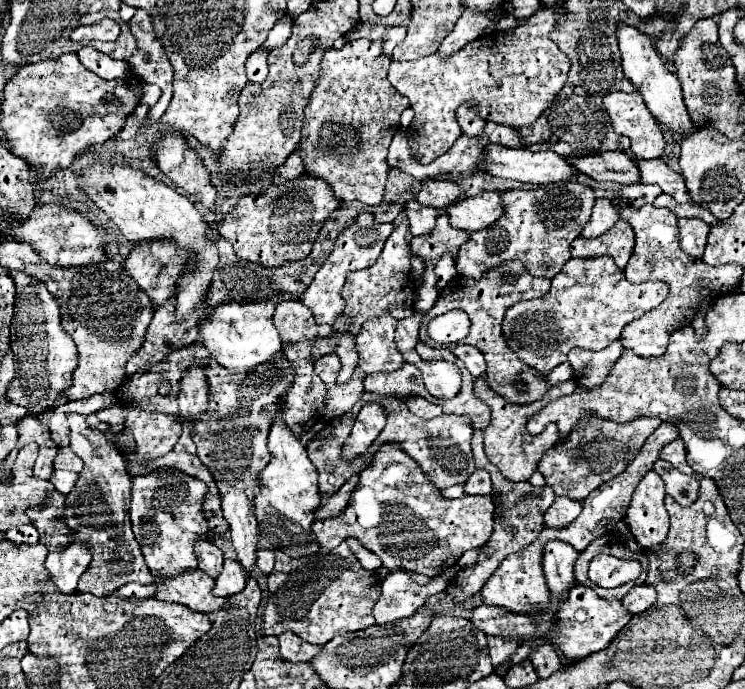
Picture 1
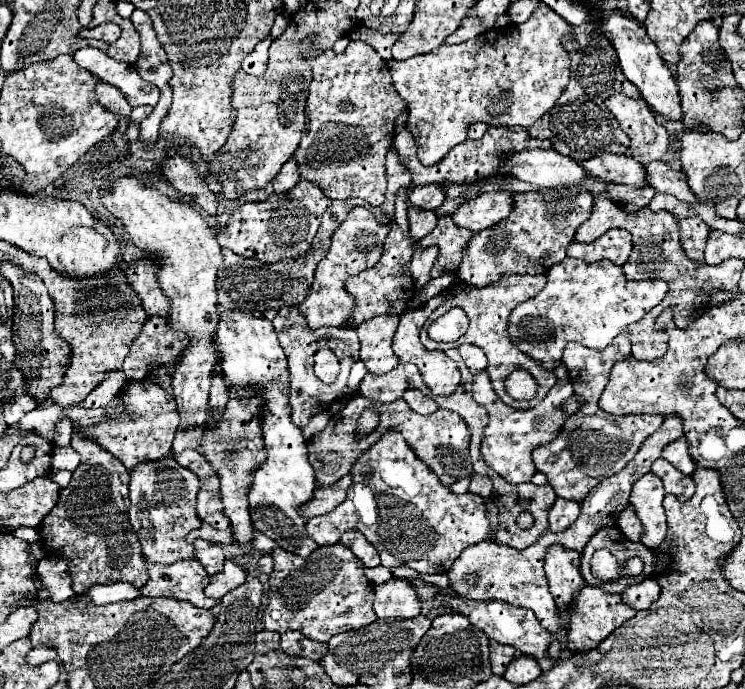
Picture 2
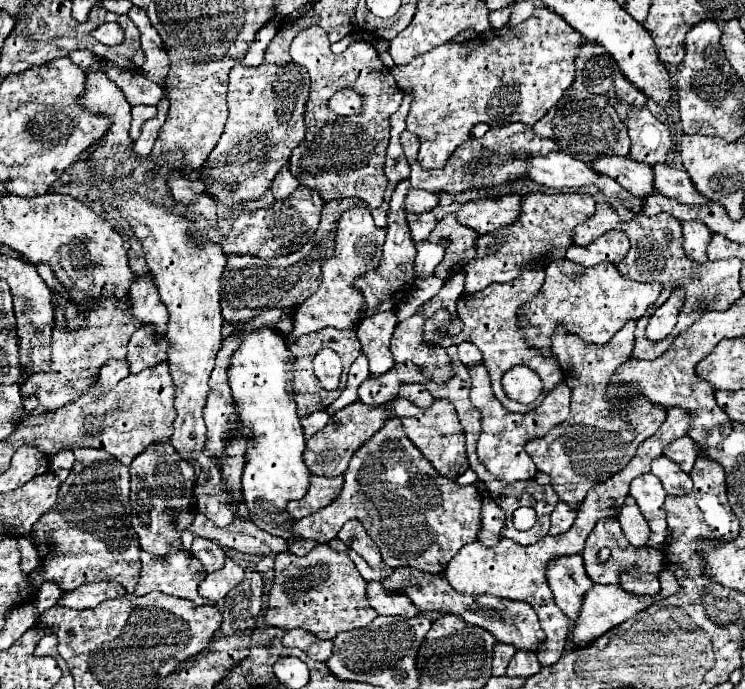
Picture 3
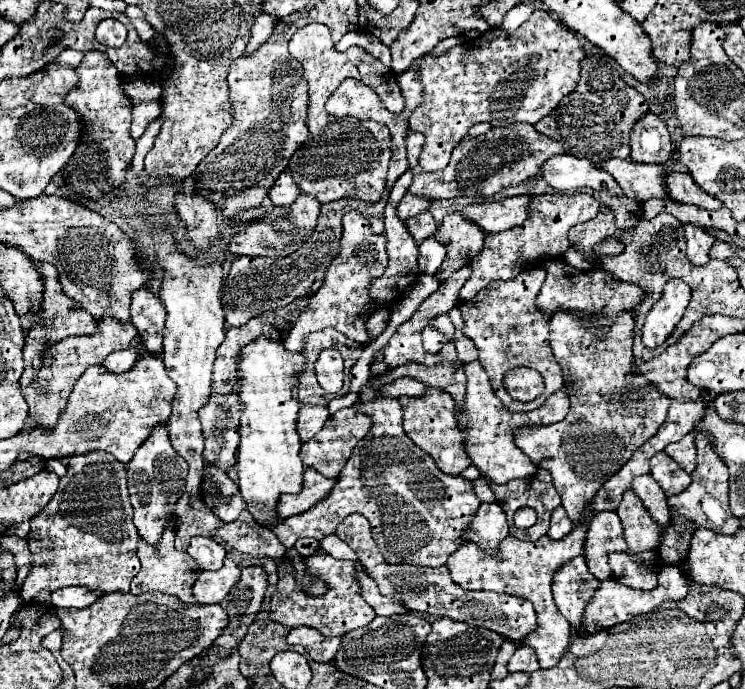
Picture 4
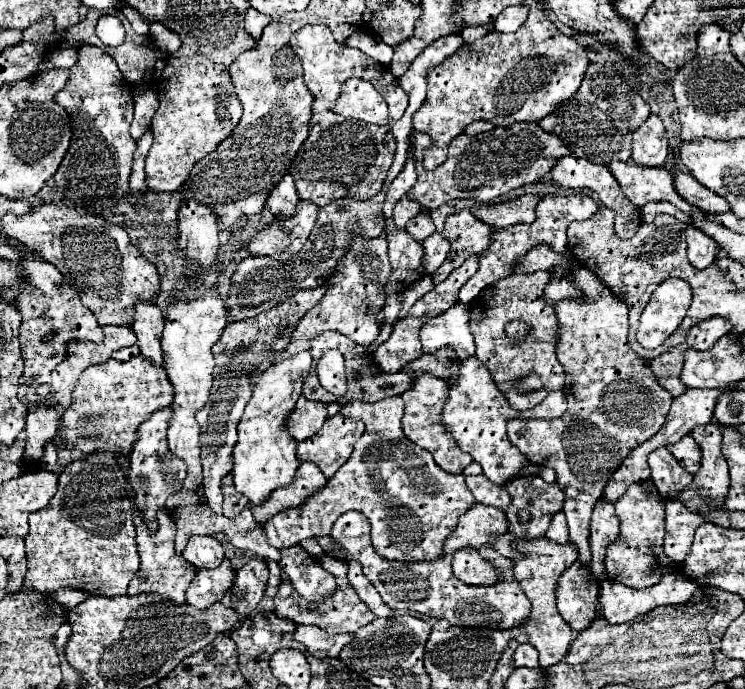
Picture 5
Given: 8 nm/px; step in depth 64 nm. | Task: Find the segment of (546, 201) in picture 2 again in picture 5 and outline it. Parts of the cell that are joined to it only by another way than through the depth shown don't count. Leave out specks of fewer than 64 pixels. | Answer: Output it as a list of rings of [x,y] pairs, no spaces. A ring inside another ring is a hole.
[[[574,194],[574,196],[542,196],[540,202],[538,202],[538,206],[536,206],[536,220],[532,224],[514,224],[508,230],[492,232],[488,250],[480,254],[478,272],[460,288],[460,302],[462,304],[468,304],[488,284],[510,276],[512,270],[514,270],[514,266],[522,260],[524,254],[528,254],[532,250],[532,246],[548,244],[554,252],[564,254],[566,252],[566,226],[570,222],[574,222],[574,220],[588,220],[590,216],[594,216],[596,210],[598,210],[598,204],[594,202],[594,198],[590,198],[586,194]]]

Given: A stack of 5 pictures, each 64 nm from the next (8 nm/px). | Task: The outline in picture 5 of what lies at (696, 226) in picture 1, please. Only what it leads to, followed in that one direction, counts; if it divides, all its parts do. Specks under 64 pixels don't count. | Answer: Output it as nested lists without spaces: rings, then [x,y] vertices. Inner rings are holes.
[[[688,224],[686,226],[686,242],[688,242],[688,260],[698,270],[702,270],[714,262],[718,244],[710,236],[706,236],[702,230]]]

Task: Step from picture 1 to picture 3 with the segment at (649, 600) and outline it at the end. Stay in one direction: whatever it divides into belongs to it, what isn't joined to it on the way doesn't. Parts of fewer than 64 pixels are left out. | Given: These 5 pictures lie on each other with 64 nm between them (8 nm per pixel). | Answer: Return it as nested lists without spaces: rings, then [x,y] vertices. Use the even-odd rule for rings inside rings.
[[[622,572],[622,590],[626,590],[628,594],[634,594],[634,596],[652,596],[656,590],[656,584],[658,584],[658,578],[652,574],[650,580],[642,580],[642,578],[634,578],[632,574],[628,572]]]

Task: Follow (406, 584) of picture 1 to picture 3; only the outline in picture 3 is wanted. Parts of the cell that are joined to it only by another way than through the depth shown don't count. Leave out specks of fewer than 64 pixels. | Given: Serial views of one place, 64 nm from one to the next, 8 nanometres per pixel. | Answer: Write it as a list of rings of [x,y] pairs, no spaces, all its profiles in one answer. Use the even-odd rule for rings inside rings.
[[[368,582],[368,600],[370,606],[380,614],[380,616],[416,616],[418,610],[414,608],[414,604],[410,602],[410,598],[406,598],[404,594],[398,592],[388,592],[386,588],[380,586],[380,582]]]

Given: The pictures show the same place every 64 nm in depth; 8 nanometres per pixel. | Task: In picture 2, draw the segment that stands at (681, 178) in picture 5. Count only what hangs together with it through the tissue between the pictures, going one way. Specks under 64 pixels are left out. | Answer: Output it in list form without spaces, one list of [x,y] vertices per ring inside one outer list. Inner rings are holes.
[[[662,160],[646,164],[644,170],[646,170],[646,182],[648,182],[648,186],[652,186],[656,192],[672,194],[672,196],[676,196],[678,200],[688,202],[688,204],[698,202],[696,196],[692,194],[692,190],[688,188],[686,174],[684,174],[682,170],[672,170],[672,168],[668,168],[668,164],[662,162]]]

